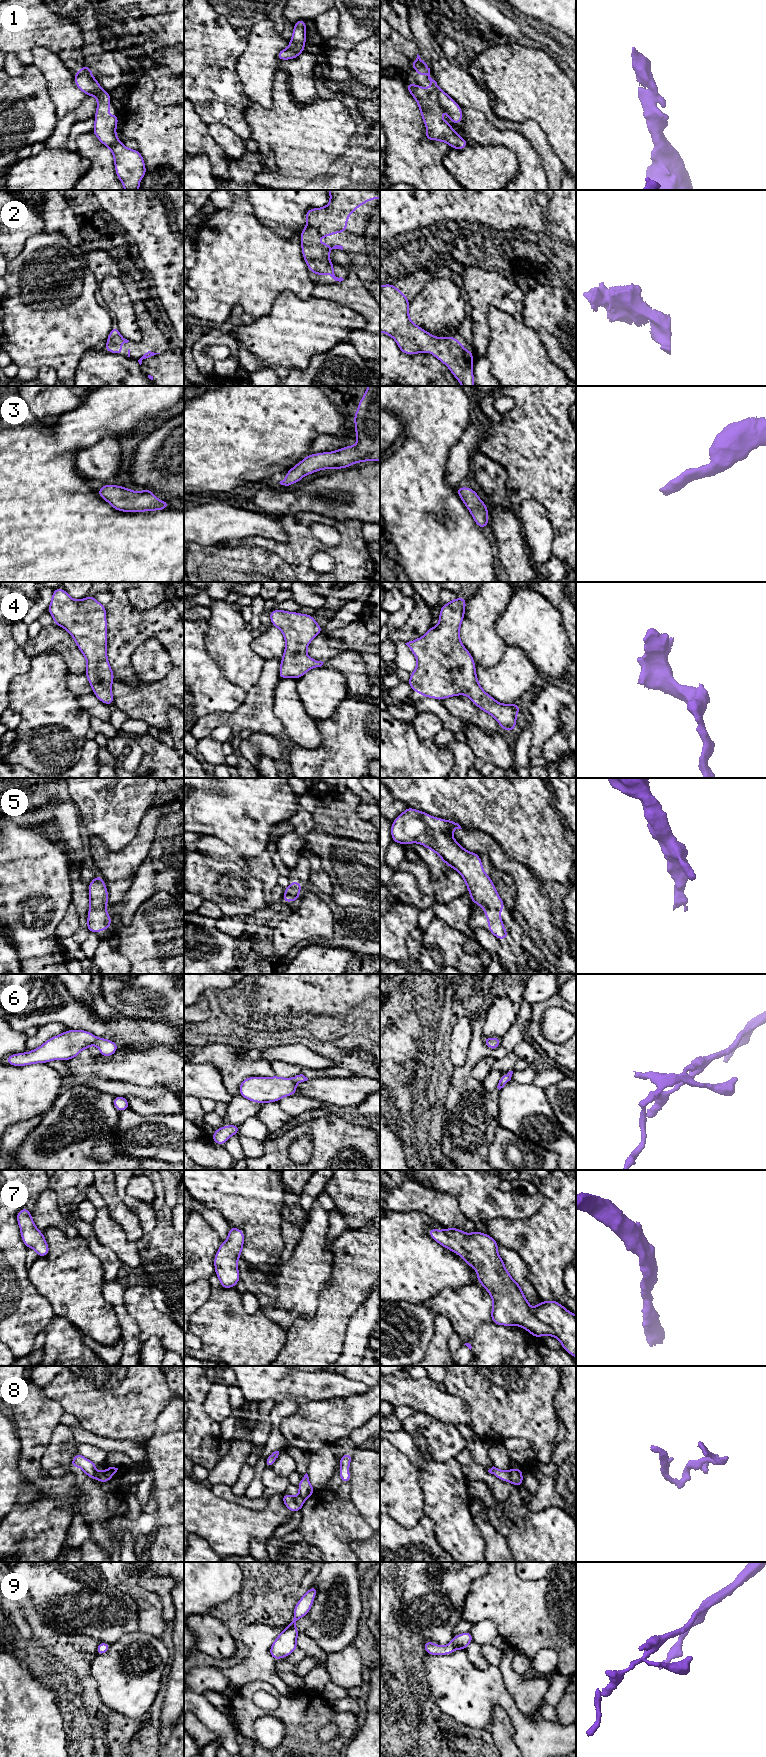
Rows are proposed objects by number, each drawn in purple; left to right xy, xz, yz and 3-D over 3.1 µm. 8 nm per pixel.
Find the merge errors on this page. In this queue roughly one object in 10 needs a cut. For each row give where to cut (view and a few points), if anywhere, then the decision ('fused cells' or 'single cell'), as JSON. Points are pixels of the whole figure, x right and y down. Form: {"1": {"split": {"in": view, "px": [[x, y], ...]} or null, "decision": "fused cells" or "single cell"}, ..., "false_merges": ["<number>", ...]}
{"1": {"split": null, "decision": "single cell"}, "2": {"split": null, "decision": "single cell"}, "3": {"split": null, "decision": "single cell"}, "4": {"split": null, "decision": "single cell"}, "5": {"split": null, "decision": "single cell"}, "6": {"split": null, "decision": "single cell"}, "7": {"split": null, "decision": "single cell"}, "8": {"split": null, "decision": "single cell"}, "9": {"split": null, "decision": "single cell"}, "false_merges": []}

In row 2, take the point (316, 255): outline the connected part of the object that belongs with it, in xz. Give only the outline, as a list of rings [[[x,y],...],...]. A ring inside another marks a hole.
[[[328,190],[330,202],[321,208],[312,208],[305,214],[306,227],[300,233],[303,258],[310,272],[318,276],[329,274],[335,281],[343,281],[334,274],[334,265],[329,253],[332,249],[343,246],[329,247],[329,243],[321,244],[316,240],[347,230],[347,220],[358,207],[372,199],[380,199],[380,190]]]

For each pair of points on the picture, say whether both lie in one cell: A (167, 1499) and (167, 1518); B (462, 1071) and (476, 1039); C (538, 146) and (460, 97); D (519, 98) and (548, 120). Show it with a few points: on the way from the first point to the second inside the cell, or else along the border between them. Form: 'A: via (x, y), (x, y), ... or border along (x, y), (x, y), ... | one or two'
A: via (167, 1504), (167, 1513) | one
B: via (470, 1063), (476, 1052), (476, 1047) | one
C: via (521, 127), (500, 124), (480, 104) | one
D: via (526, 98), (541, 113) | one

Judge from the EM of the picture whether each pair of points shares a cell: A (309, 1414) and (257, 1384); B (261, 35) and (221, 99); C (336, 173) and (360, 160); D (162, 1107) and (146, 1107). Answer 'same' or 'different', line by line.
A: different
B: different
C: same
D: same

